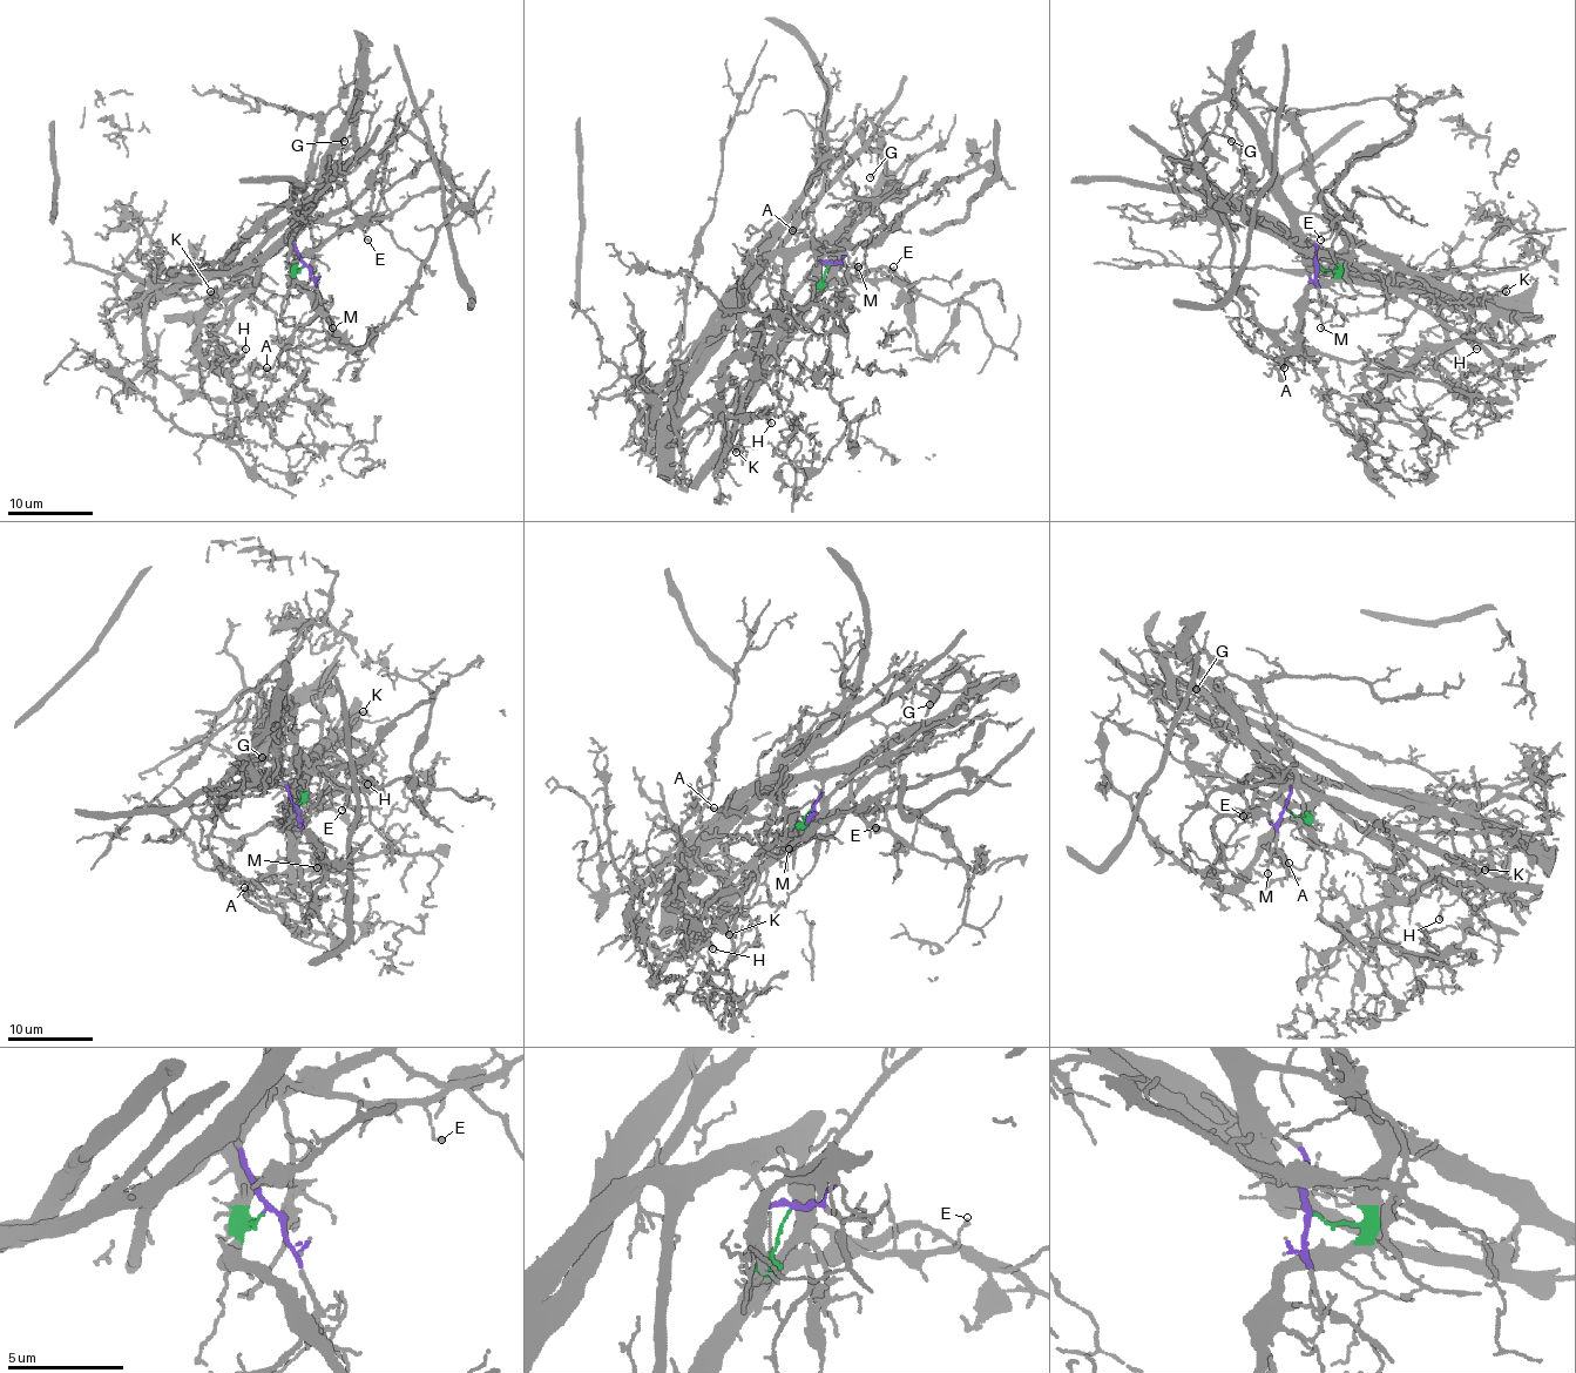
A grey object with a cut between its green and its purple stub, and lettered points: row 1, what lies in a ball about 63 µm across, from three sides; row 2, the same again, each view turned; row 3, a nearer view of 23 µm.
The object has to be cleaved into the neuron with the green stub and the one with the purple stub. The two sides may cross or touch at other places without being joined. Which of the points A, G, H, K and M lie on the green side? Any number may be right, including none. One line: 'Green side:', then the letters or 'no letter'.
Green side: A, H, K, M

